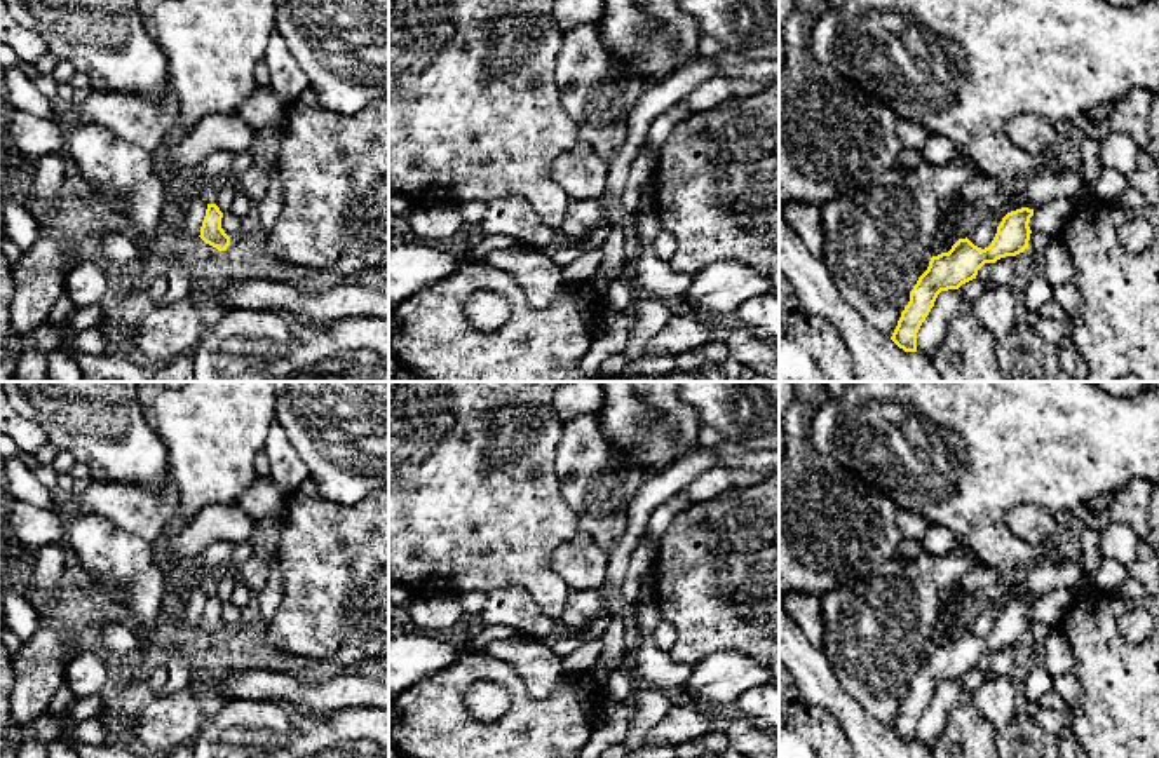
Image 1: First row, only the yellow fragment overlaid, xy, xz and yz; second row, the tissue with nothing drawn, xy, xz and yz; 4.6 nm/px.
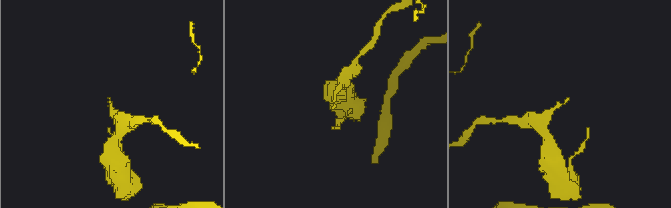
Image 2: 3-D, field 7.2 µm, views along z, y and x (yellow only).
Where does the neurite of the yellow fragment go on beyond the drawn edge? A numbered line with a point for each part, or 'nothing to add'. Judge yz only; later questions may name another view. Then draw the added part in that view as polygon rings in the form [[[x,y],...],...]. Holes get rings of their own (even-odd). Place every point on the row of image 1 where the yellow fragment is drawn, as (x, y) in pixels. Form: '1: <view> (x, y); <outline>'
nothing to add

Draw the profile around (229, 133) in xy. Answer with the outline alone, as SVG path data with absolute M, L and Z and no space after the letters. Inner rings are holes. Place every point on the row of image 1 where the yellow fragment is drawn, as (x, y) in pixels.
M239 110L225 115L209 115L192 132L178 132L167 150L174 173L186 174L207 155L227 152L242 153L253 145L254 131L244 122Z

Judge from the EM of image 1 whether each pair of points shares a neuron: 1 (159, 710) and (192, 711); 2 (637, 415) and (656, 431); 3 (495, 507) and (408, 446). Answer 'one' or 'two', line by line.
1: one
2: one
3: one

